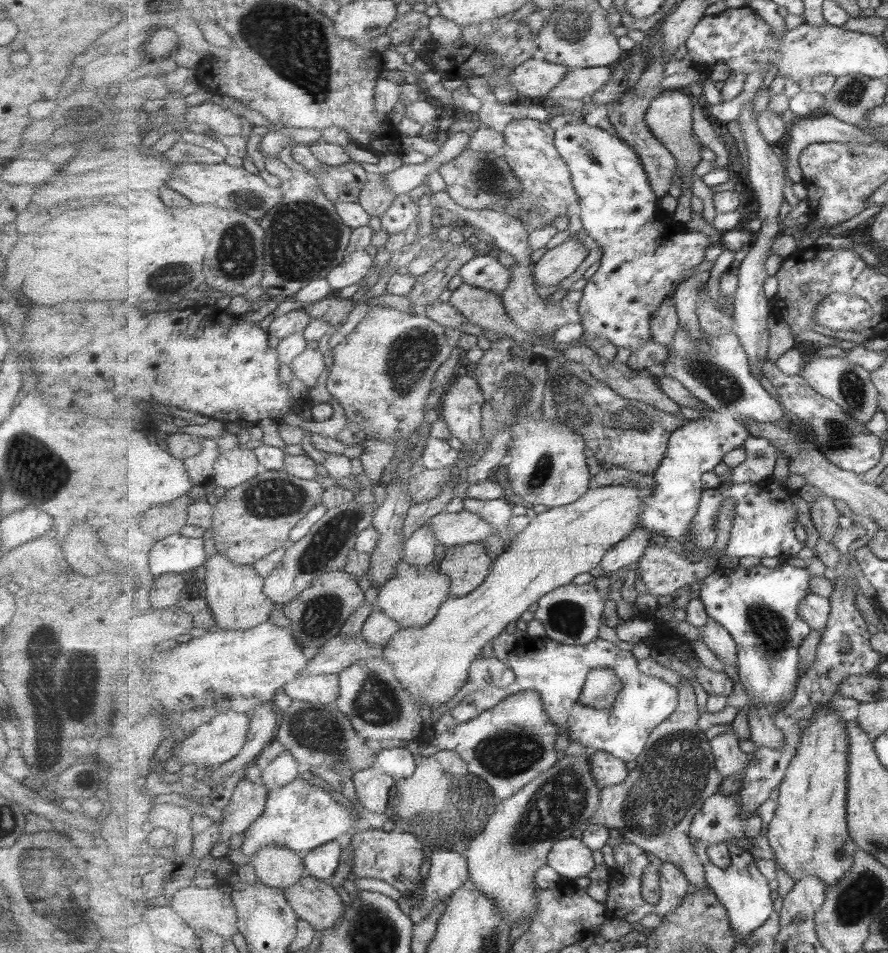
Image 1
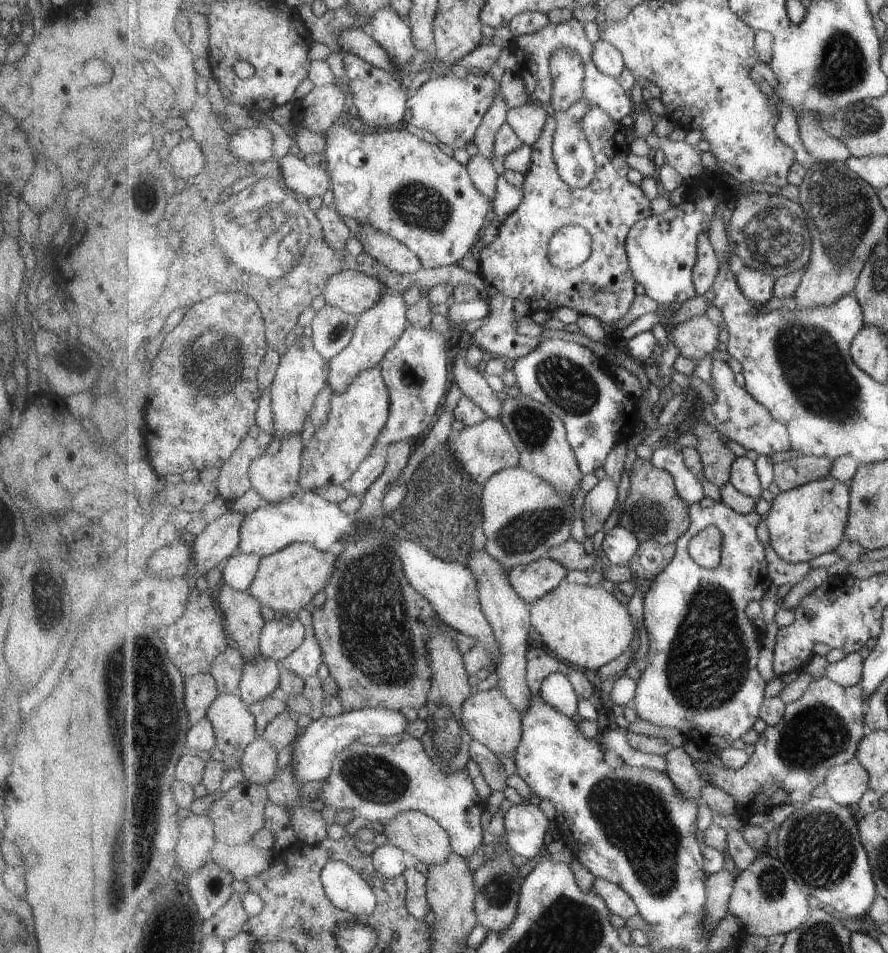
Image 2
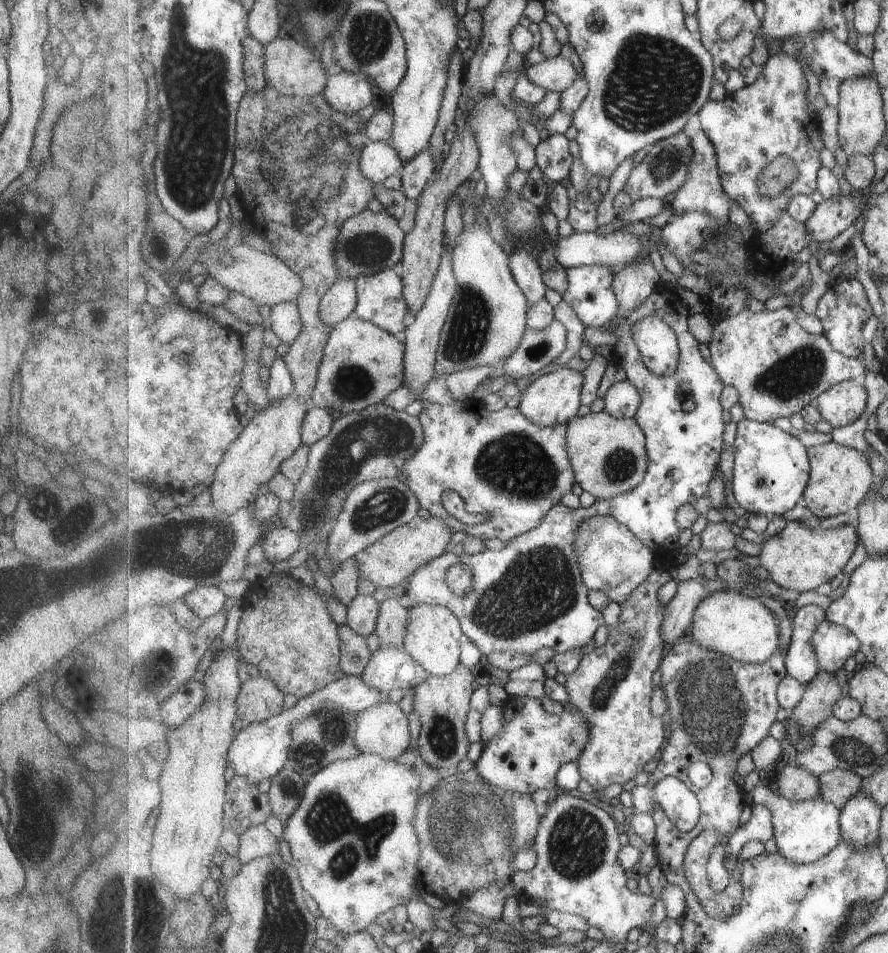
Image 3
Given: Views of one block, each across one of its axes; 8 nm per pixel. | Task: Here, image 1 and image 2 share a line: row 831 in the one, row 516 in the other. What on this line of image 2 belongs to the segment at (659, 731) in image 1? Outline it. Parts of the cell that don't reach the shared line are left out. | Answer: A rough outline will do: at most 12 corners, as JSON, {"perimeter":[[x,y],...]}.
{"perimeter":[[637,458],[618,524],[641,543],[676,543],[690,504],[673,474]]}

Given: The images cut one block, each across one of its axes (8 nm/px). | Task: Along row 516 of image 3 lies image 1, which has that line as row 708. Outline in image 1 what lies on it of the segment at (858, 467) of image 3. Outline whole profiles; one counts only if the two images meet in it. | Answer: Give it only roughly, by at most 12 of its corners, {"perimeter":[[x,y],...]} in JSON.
{"perimeter":[[820,704],[779,786],[767,834],[795,883],[839,883],[848,722]]}

